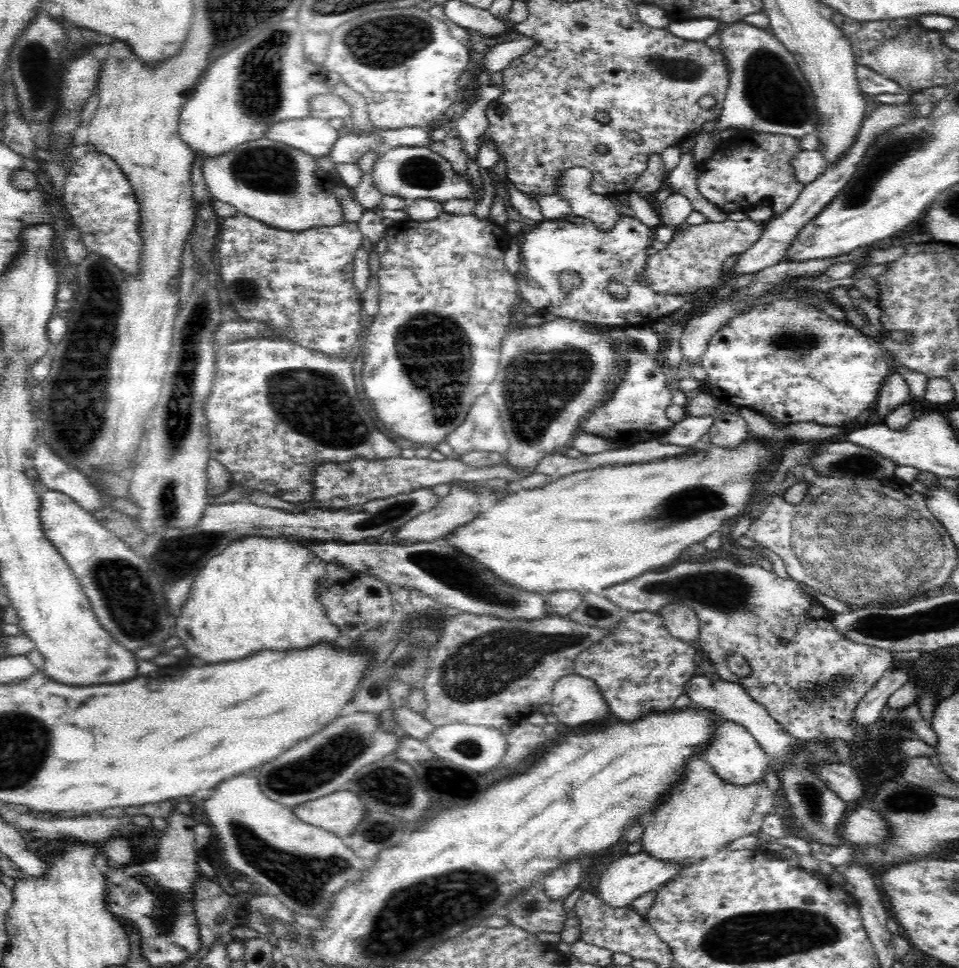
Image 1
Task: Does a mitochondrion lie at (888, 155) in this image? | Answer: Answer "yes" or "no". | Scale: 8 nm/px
yes

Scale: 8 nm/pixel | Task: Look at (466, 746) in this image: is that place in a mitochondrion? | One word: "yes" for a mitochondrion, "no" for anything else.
yes

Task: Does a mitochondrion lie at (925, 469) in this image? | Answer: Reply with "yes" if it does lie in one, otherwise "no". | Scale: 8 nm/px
no

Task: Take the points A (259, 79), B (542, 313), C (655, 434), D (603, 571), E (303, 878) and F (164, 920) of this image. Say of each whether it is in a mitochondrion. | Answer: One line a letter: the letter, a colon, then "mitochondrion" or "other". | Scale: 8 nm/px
A: mitochondrion
B: other
C: other
D: other
E: mitochondrion
F: other

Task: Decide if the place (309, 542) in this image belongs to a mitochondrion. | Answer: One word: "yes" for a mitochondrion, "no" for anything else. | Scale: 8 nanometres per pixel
no

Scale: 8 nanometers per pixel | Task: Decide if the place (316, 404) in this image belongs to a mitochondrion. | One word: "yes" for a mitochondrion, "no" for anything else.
yes

